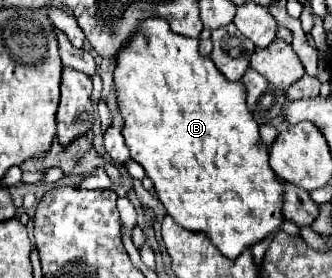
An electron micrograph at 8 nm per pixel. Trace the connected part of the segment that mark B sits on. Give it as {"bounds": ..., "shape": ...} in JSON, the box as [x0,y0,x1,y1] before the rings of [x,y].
{"bounds":[113,18,283,260],"shape":[[[163,18],[141,20],[137,32],[131,38],[127,38],[125,44],[117,52],[113,80],[115,80],[115,90],[117,90],[117,106],[119,106],[119,112],[121,112],[121,118],[123,118],[123,130],[121,130],[121,134],[125,136],[125,144],[127,144],[127,148],[131,152],[131,158],[145,168],[145,174],[153,180],[155,192],[157,192],[159,200],[163,202],[167,214],[179,226],[183,226],[187,230],[195,230],[195,232],[205,232],[209,236],[209,240],[219,248],[219,252],[225,254],[229,260],[235,260],[245,248],[257,244],[267,234],[273,234],[273,232],[279,230],[279,226],[283,222],[283,212],[281,212],[283,188],[281,188],[281,182],[277,180],[277,176],[273,174],[273,170],[269,166],[267,146],[261,142],[261,138],[259,138],[259,126],[253,120],[253,116],[249,114],[249,108],[245,104],[245,86],[241,82],[227,80],[213,66],[213,60],[209,56],[201,56],[199,54],[199,40],[173,34],[171,28],[169,28],[169,24]]]}

